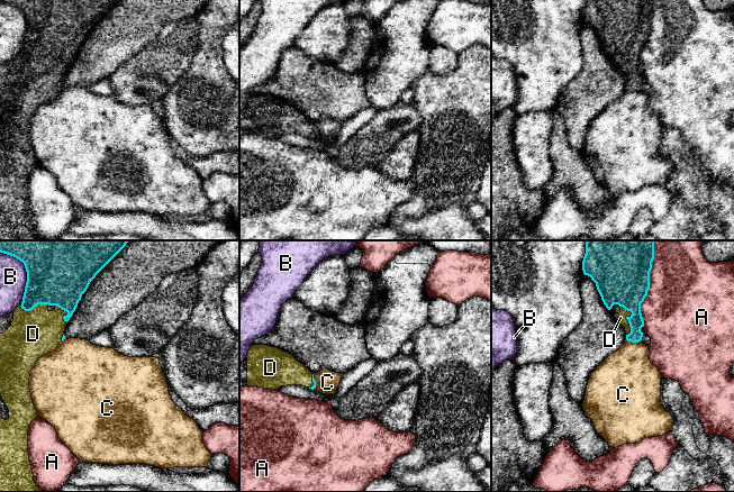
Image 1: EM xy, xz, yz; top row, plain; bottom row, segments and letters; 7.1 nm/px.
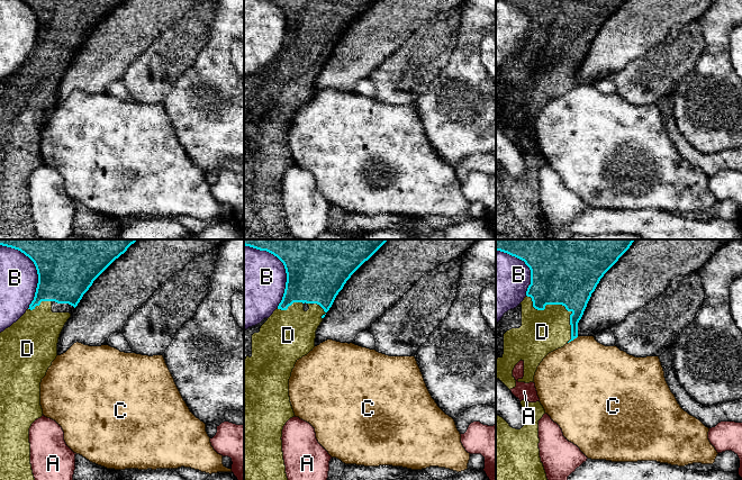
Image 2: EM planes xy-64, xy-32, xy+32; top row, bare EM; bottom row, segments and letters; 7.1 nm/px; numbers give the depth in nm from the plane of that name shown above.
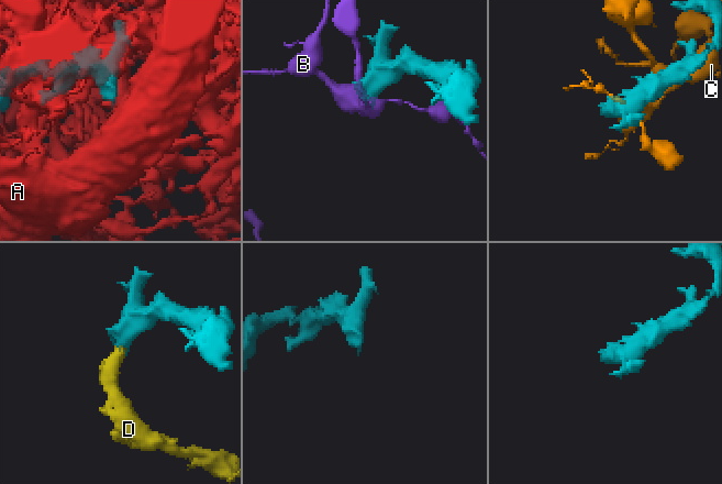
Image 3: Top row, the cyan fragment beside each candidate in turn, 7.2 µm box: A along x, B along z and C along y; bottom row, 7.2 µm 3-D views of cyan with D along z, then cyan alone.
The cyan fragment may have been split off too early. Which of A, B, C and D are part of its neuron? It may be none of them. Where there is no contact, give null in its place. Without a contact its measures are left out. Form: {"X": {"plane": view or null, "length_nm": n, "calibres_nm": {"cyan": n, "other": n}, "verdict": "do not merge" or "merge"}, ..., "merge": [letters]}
{"A": {"plane": "yz", "length_nm": 600, "calibres_nm": {"cyan": 440, "other": 500}, "verdict": "do not merge"}, "B": {"plane": "xy", "length_nm": 400, "calibres_nm": {"cyan": 500, "other": 190}, "verdict": "do not merge"}, "C": {"plane": "yz", "length_nm": 110, "calibres_nm": {"cyan": 100, "other": 380}, "verdict": "do not merge"}, "D": {"plane": "yz", "length_nm": 220, "calibres_nm": {"cyan": 320, "other": 70}, "verdict": "merge"}, "merge": ["D"]}

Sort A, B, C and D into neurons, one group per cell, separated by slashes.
A / B / C / D

